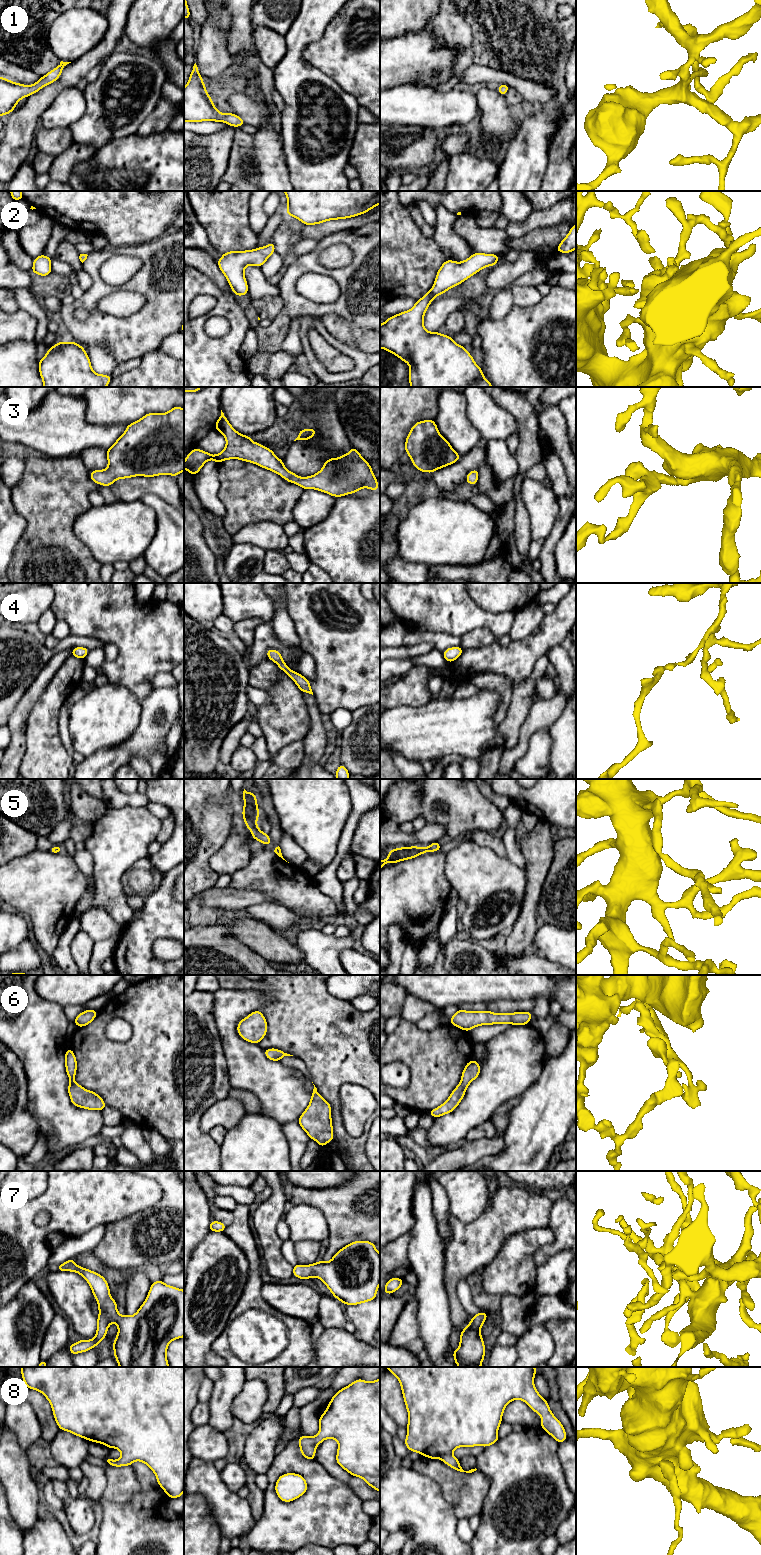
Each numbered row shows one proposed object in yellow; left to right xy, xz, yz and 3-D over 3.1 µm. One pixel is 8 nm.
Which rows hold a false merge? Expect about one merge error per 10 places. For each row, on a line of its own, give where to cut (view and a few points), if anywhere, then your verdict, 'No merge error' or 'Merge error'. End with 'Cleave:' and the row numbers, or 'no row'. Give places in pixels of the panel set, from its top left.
1: No split. No merge error
2: No split. No merge error
3: No split. No merge error
4: No split. No merge error
5: No split. No merge error
6: No split. No merge error
7: No split. No merge error
8: No split. No merge error
Cleave: no row

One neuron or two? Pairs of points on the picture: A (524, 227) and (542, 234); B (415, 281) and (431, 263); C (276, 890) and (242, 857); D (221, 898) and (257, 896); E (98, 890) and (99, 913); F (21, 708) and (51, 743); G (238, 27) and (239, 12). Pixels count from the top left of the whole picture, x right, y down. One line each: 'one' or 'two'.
A: two
B: one
C: two
D: one
E: two
F: two
G: one

